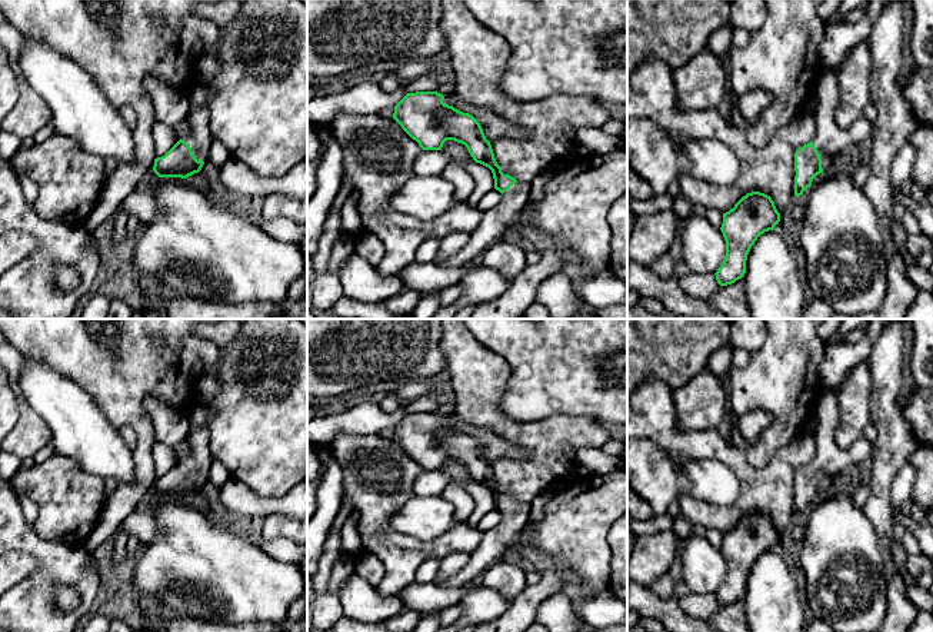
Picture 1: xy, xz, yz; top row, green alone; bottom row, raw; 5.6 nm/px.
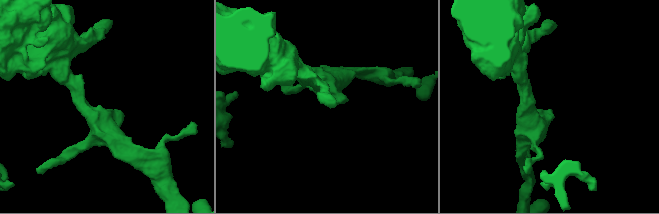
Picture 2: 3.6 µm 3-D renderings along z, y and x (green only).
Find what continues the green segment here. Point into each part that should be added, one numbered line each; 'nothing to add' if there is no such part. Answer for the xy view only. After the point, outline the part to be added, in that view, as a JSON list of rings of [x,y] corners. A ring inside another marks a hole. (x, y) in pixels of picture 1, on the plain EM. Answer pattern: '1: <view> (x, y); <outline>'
1: xy (200, 456); [[[190,426],[184,439],[190,446],[190,453],[181,460],[187,462],[197,480],[207,482],[207,473],[210,470],[210,462],[213,455],[210,452],[210,436],[204,428]]]

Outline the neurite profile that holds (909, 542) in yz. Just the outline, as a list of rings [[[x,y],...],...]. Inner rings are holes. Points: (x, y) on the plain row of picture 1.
[[[906,530],[900,539],[902,546],[904,548],[907,556],[920,553],[916,538],[912,532]]]

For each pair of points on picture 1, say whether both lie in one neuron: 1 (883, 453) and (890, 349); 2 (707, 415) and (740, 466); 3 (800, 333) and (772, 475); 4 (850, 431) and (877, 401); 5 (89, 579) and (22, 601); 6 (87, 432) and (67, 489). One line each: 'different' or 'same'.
1: same
2: different
3: different
4: different
5: same
6: different

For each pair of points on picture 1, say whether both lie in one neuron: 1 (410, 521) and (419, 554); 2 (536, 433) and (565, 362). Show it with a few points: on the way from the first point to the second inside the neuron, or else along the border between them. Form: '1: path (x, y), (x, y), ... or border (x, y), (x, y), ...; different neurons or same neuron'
1: border (389, 519), (395, 529), (422, 541), (447, 532); different neurons
2: border (575, 415), (553, 415), (535, 421), (509, 418); different neurons

